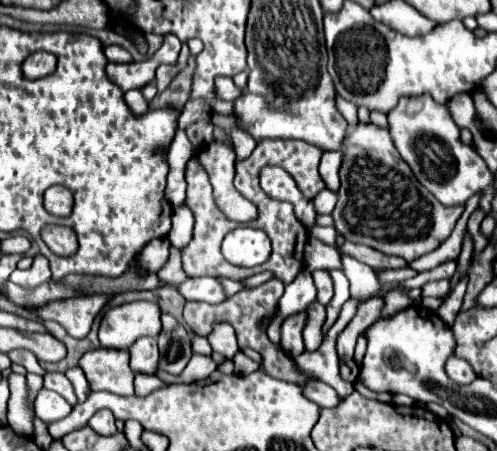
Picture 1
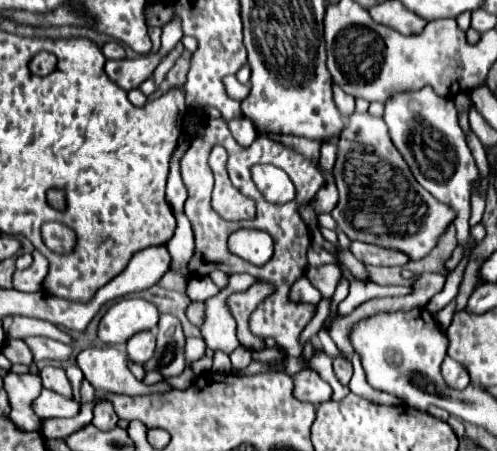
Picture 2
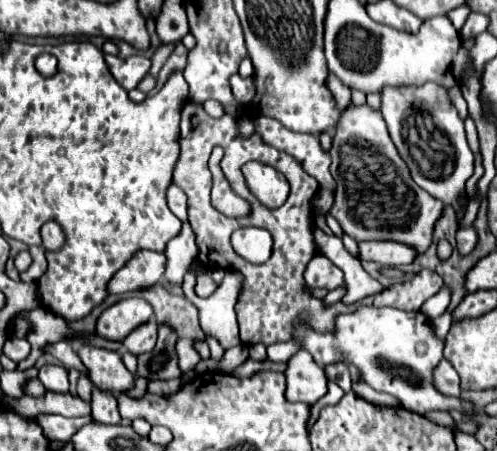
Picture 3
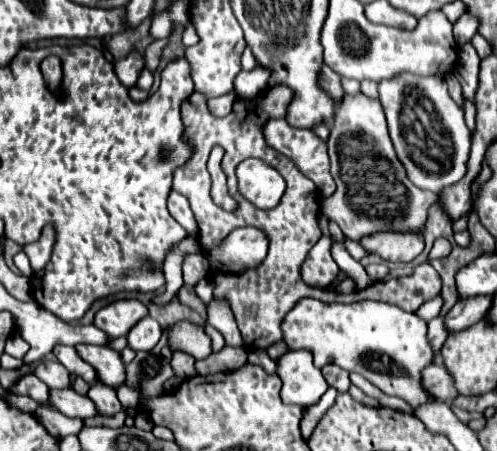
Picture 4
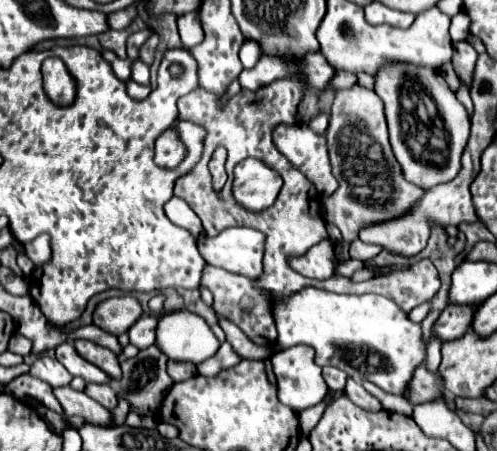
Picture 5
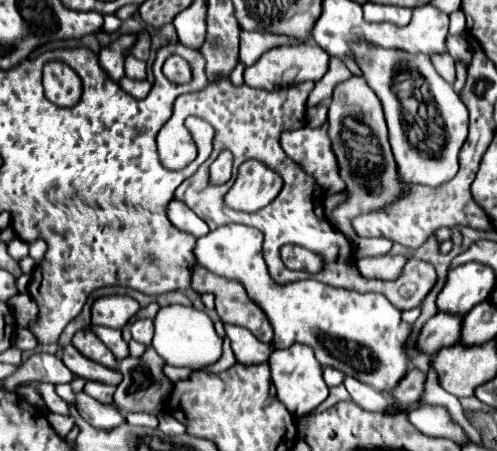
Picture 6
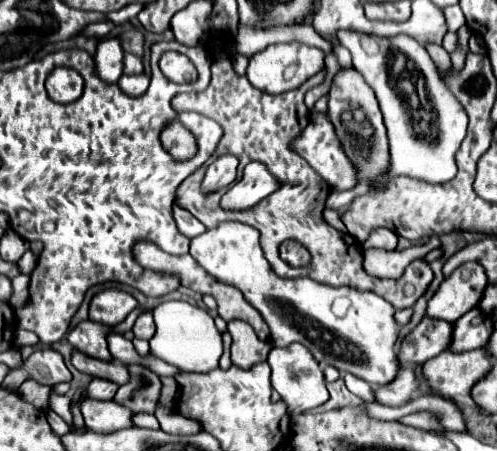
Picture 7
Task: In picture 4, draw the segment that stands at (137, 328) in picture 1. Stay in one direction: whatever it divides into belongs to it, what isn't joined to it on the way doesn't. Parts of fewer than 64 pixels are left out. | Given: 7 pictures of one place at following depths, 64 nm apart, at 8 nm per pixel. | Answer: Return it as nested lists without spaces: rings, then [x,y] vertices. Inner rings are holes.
[[[136,298],[116,300],[108,306],[104,306],[96,318],[94,324],[108,334],[108,338],[120,338],[130,332],[144,316],[148,316],[146,304],[142,304]]]

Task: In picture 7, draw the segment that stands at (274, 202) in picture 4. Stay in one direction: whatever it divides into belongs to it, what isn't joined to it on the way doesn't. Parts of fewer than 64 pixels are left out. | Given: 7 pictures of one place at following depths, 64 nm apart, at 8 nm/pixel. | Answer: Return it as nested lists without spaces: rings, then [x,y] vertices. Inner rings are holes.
[[[253,161],[244,168],[242,178],[228,188],[220,204],[226,210],[248,210],[278,188],[280,182],[276,180],[276,176],[272,176],[264,164]]]

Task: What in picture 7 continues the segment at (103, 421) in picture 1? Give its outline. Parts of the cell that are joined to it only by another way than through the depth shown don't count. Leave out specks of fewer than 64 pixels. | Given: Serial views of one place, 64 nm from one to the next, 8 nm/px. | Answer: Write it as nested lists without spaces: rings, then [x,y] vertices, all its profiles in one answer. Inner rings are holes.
[[[94,378],[94,380],[90,380],[90,384],[86,388],[86,394],[90,398],[96,398],[96,400],[112,400],[112,396],[116,394],[116,388],[118,388],[118,384]]]

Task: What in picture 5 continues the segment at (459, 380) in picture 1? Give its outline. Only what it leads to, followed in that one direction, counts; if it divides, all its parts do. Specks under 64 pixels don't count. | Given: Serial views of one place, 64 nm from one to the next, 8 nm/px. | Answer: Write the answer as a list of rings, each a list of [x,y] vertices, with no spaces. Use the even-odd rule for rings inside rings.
[[[424,364],[416,370],[416,376],[412,378],[412,396],[408,400],[412,404],[430,402],[430,400],[442,400],[444,396],[444,384],[438,374],[432,374]]]

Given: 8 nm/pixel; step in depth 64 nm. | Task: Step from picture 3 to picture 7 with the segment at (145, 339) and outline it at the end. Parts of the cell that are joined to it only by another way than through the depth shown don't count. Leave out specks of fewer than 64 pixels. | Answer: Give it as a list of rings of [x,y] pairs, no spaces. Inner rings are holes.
[[[150,312],[142,314],[142,316],[136,320],[132,332],[134,332],[134,336],[140,338],[140,340],[150,340],[150,338],[154,336],[154,320],[152,320],[152,314],[150,314]]]

